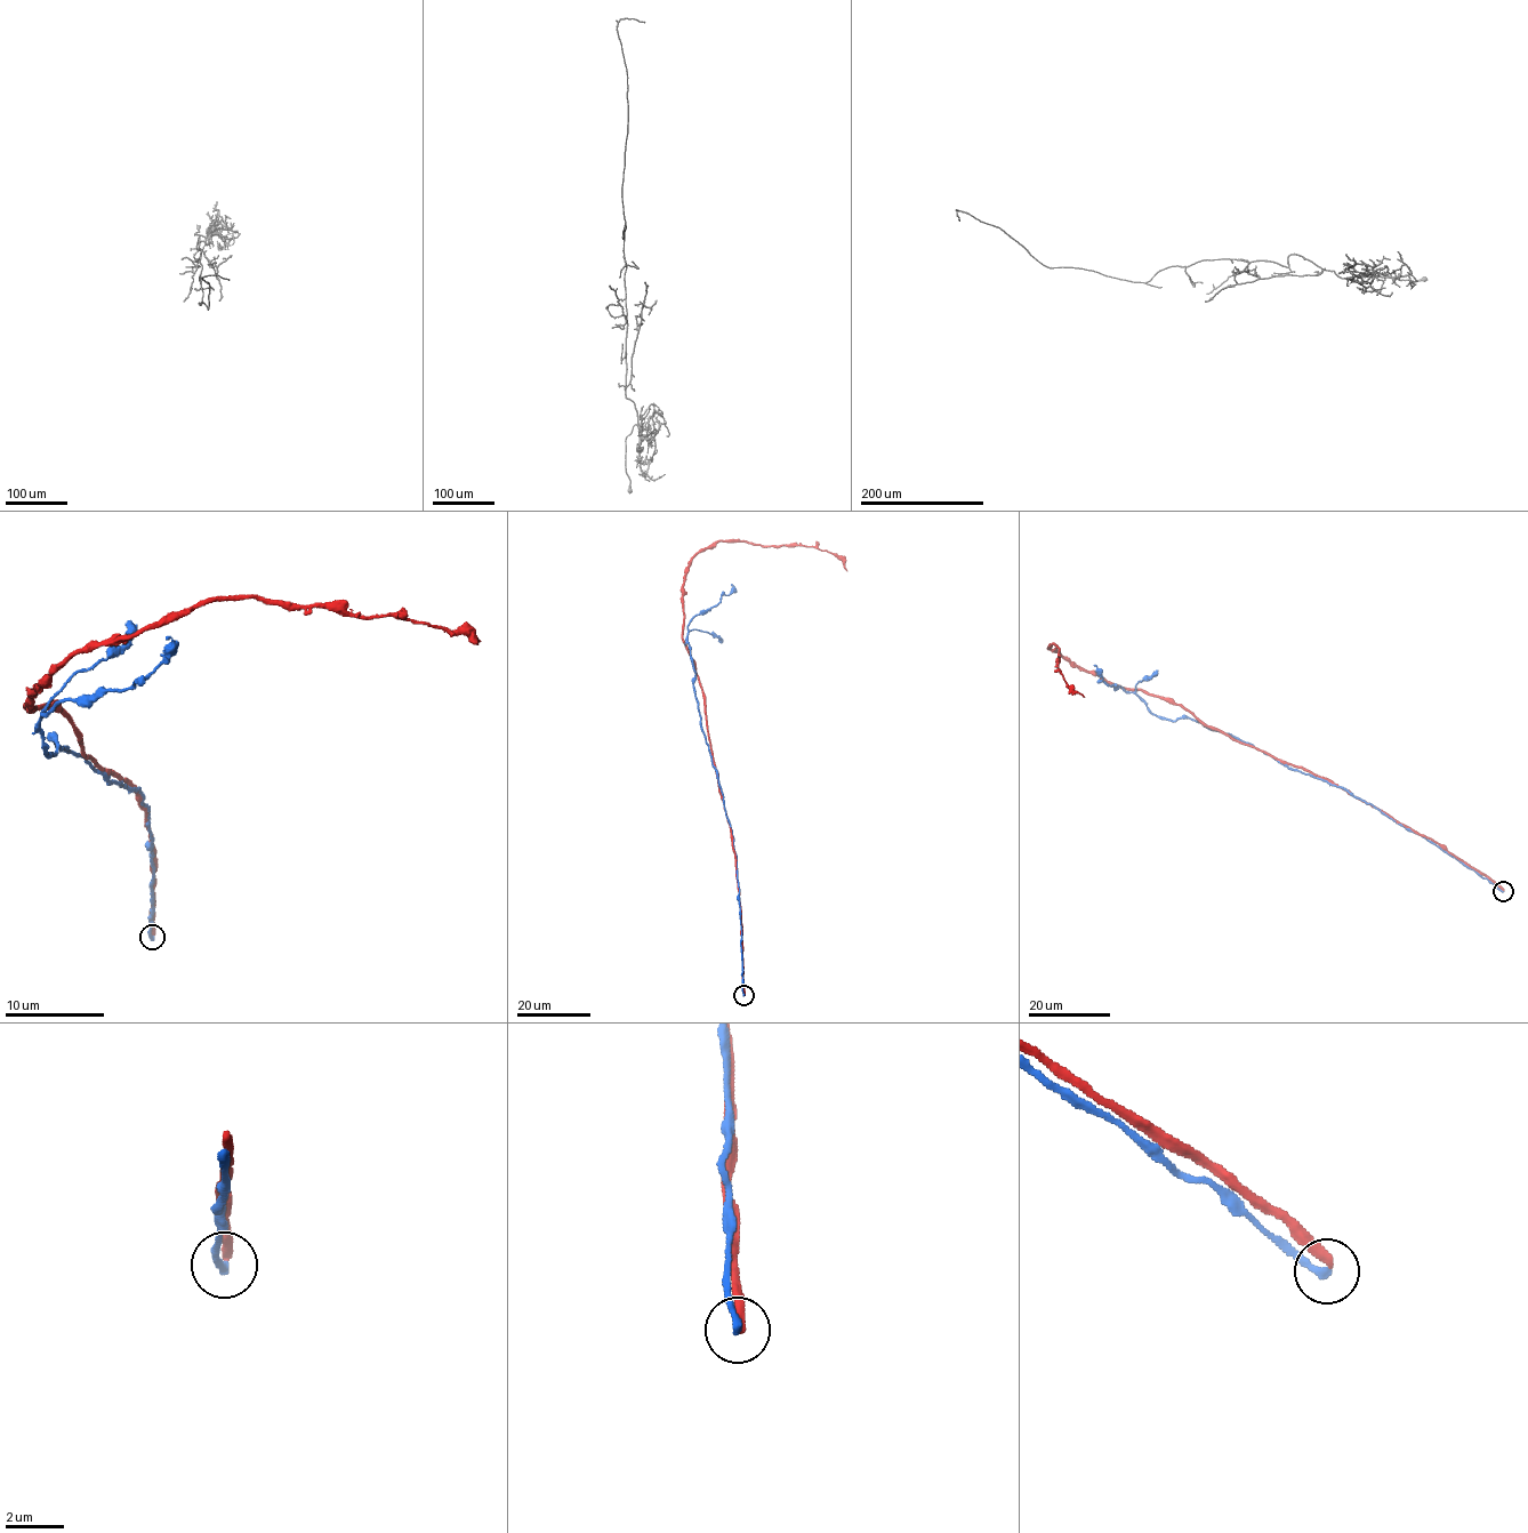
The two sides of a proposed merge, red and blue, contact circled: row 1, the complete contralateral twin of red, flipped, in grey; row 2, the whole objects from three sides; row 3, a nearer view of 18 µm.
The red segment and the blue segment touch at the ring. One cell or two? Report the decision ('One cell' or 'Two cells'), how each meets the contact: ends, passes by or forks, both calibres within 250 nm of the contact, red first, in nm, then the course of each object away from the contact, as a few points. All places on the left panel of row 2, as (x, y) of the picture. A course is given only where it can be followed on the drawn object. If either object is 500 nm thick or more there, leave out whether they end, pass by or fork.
Two cells. At the ring red ends. At the ring blue ends. Thickness 340 nm (red) against 280 nm. Course of red: (153, 934), (147, 813), (59, 711), (27, 713), (39, 682), (206, 602), (343, 606), (481, 641). Course of blue: (153, 937), (139, 792), (54, 739), (50, 759), (39, 731), (63, 700), (139, 681), (166, 640)

